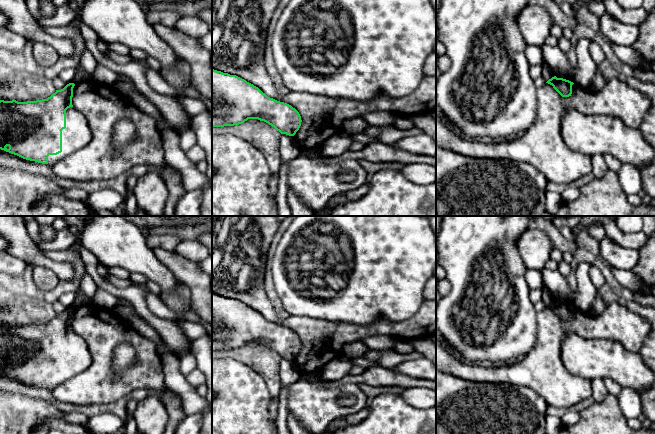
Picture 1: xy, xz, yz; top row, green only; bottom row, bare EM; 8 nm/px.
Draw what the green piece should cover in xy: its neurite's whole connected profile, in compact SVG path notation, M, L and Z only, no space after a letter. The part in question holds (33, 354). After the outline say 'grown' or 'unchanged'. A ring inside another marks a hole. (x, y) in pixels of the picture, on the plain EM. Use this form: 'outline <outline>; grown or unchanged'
outline M69 307L42 324L0 324L0 373L26 384L53 390L85 371L91 364L91 354L85 340L72 329L74 310L74 307Z; grown

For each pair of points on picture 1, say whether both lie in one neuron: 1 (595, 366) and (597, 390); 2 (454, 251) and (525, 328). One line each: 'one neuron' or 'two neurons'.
1: two neurons
2: one neuron

